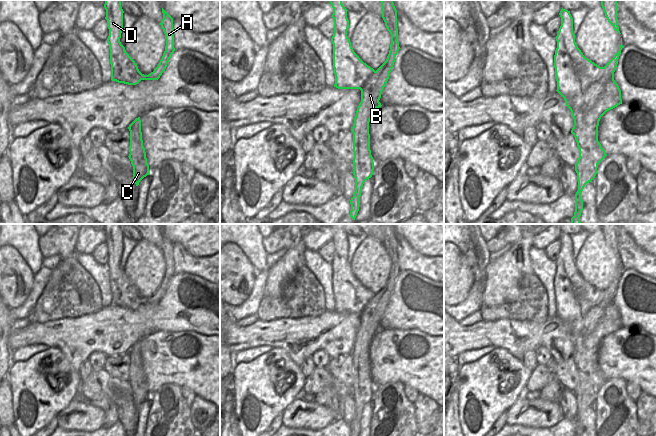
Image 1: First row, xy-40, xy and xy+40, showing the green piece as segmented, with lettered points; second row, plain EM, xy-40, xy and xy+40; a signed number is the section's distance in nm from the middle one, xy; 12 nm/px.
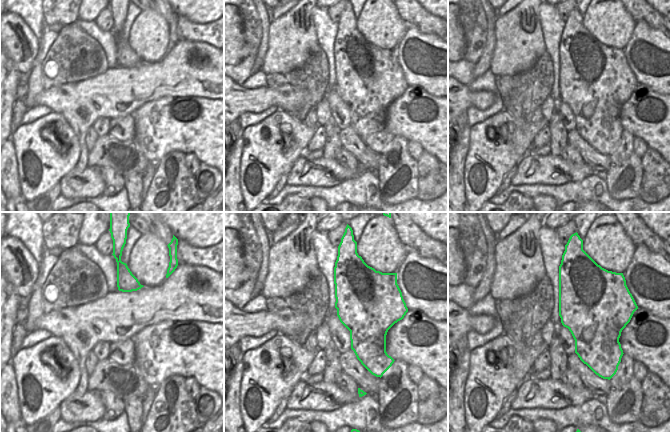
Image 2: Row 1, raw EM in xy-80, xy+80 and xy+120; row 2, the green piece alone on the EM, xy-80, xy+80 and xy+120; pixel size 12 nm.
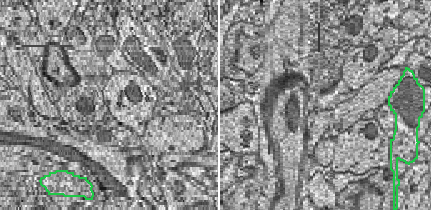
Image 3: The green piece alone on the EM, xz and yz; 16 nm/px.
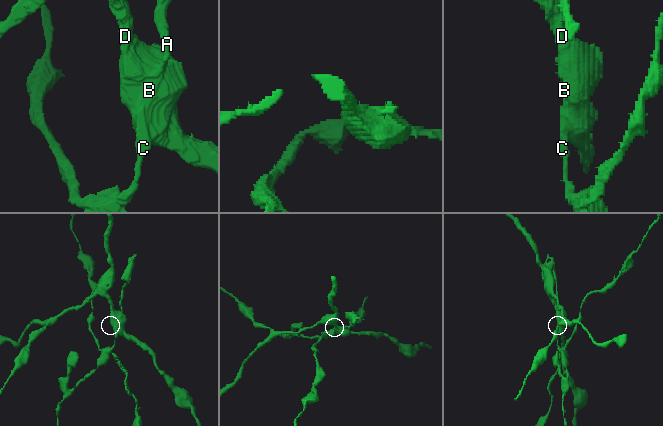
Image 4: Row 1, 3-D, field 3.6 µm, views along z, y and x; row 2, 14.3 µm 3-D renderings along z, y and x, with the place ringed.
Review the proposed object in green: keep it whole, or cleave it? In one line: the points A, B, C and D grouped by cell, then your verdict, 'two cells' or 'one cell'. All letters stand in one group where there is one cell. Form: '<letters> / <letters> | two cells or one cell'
A B C / D | two cells

